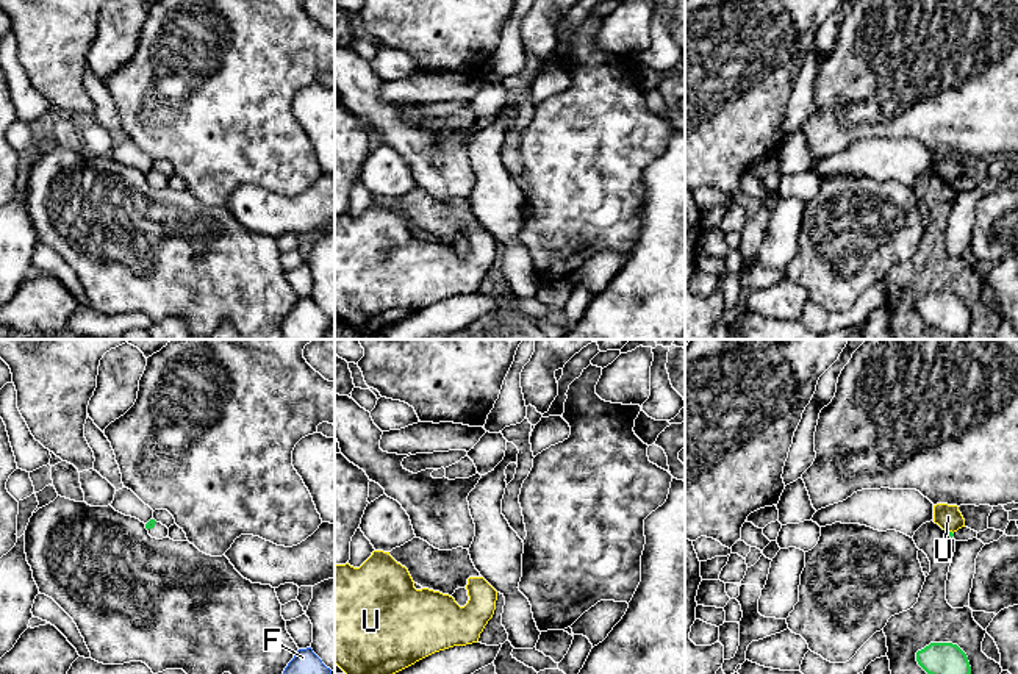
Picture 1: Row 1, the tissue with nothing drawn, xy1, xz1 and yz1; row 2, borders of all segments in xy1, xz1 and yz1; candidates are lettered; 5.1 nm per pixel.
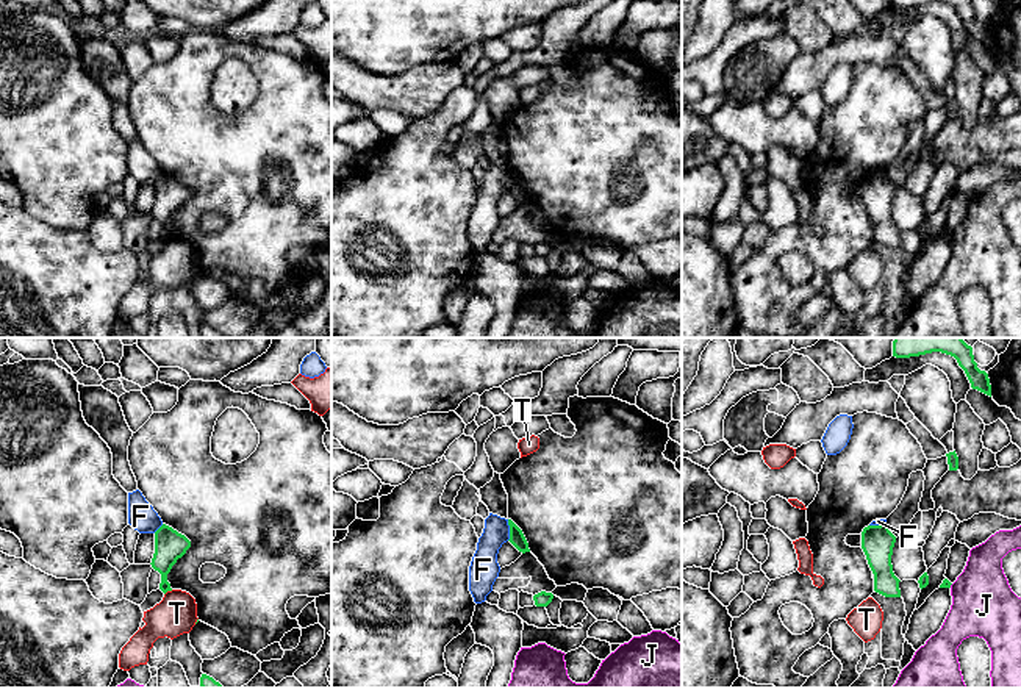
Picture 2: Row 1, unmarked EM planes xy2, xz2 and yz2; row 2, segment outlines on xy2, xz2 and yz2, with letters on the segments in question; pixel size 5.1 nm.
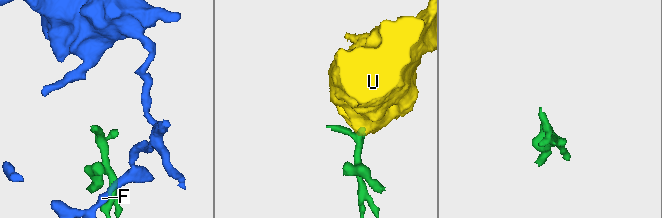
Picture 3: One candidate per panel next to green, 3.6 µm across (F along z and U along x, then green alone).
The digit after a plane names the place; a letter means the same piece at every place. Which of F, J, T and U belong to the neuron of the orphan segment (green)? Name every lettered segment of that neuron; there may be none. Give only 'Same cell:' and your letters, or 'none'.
Same cell: none

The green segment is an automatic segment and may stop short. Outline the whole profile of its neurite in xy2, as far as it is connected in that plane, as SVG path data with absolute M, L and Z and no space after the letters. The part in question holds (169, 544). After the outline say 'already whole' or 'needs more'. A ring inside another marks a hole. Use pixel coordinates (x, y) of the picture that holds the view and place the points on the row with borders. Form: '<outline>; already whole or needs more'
M166 524L155 532L155 554L150 564L161 574L159 589L164 594L172 591L170 583L167 582L167 574L189 547L191 541Z; already whole

